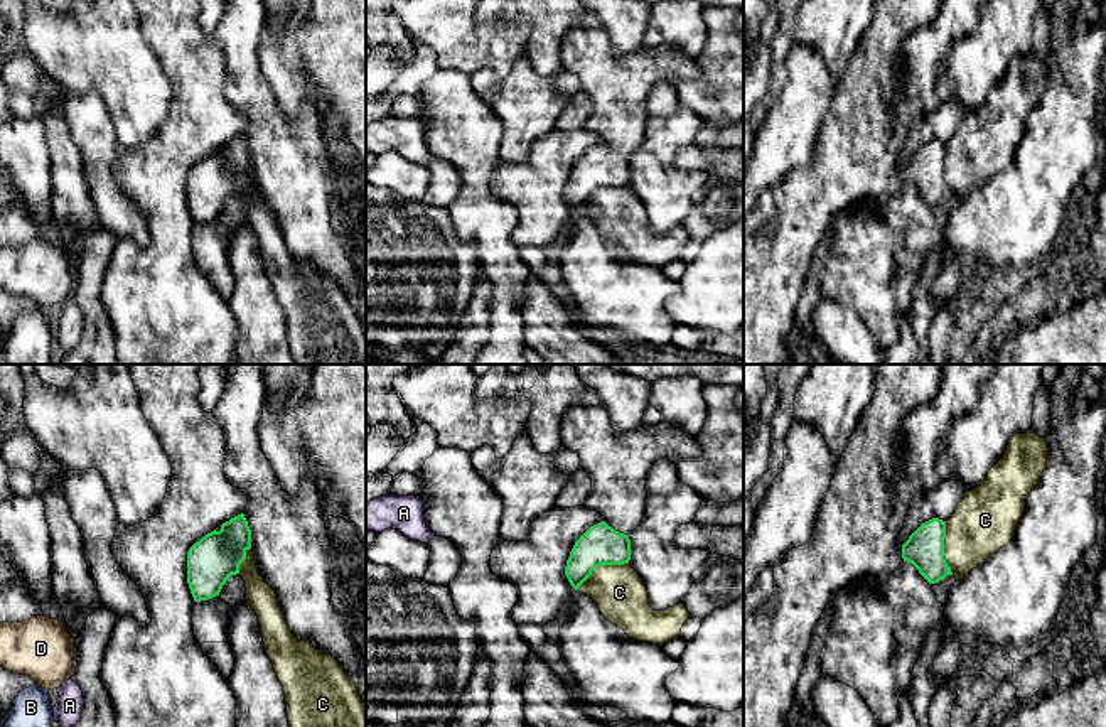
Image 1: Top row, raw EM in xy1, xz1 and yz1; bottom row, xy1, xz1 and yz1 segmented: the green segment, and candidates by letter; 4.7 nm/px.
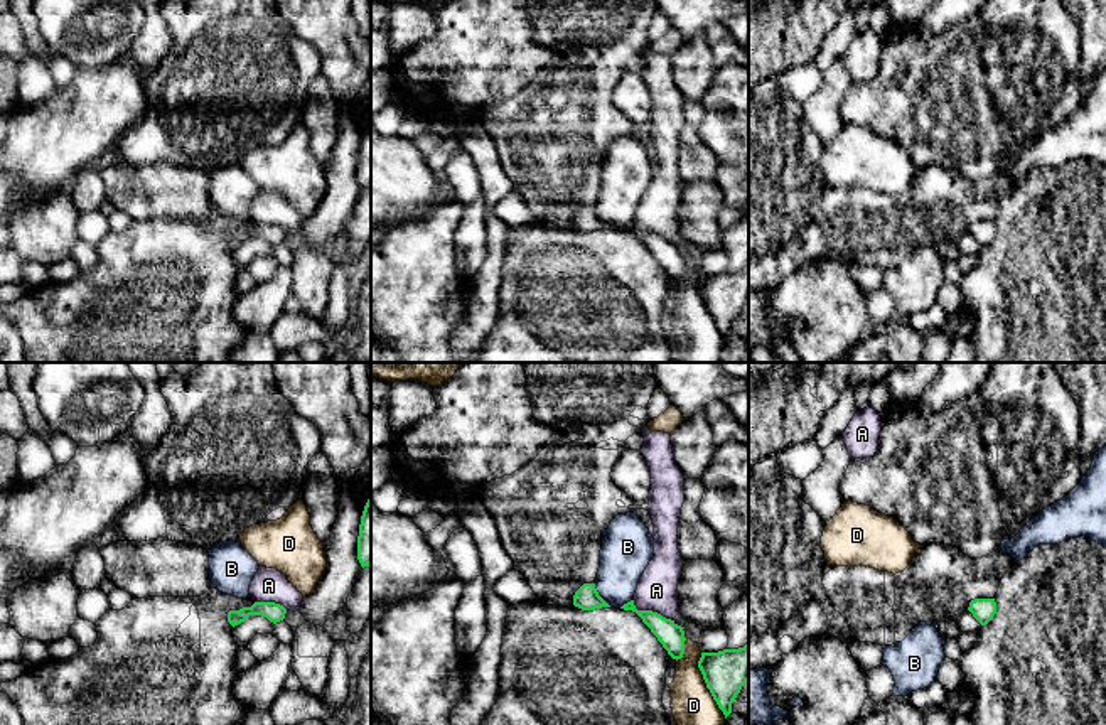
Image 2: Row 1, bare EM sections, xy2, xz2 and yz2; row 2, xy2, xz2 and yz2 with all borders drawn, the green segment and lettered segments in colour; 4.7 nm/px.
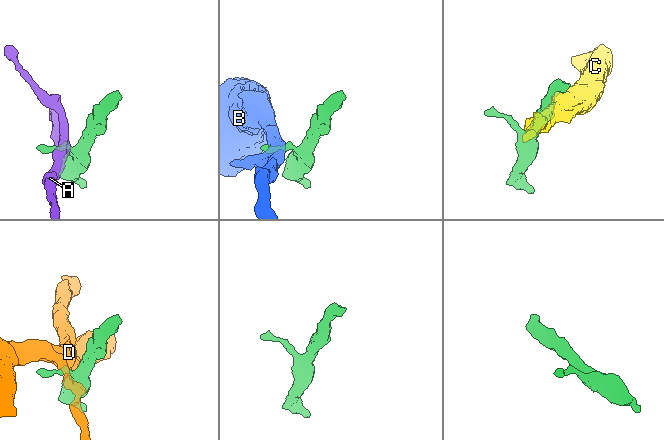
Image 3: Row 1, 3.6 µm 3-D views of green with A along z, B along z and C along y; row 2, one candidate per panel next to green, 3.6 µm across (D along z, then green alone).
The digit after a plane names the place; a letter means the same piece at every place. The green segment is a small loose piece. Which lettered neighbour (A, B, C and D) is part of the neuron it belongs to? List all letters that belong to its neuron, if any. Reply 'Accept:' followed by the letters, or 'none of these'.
Accept: none of these

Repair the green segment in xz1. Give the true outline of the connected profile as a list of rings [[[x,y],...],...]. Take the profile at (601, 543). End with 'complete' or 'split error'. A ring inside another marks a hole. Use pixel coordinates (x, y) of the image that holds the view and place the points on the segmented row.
[[[602,405],[566,410],[560,435],[561,447],[580,457],[592,479],[585,506],[602,518],[575,541],[566,560],[565,575],[578,590],[597,567],[629,563],[629,535],[646,513],[649,469],[661,459],[700,459],[703,450],[696,437],[671,423],[615,432]]]; split error

